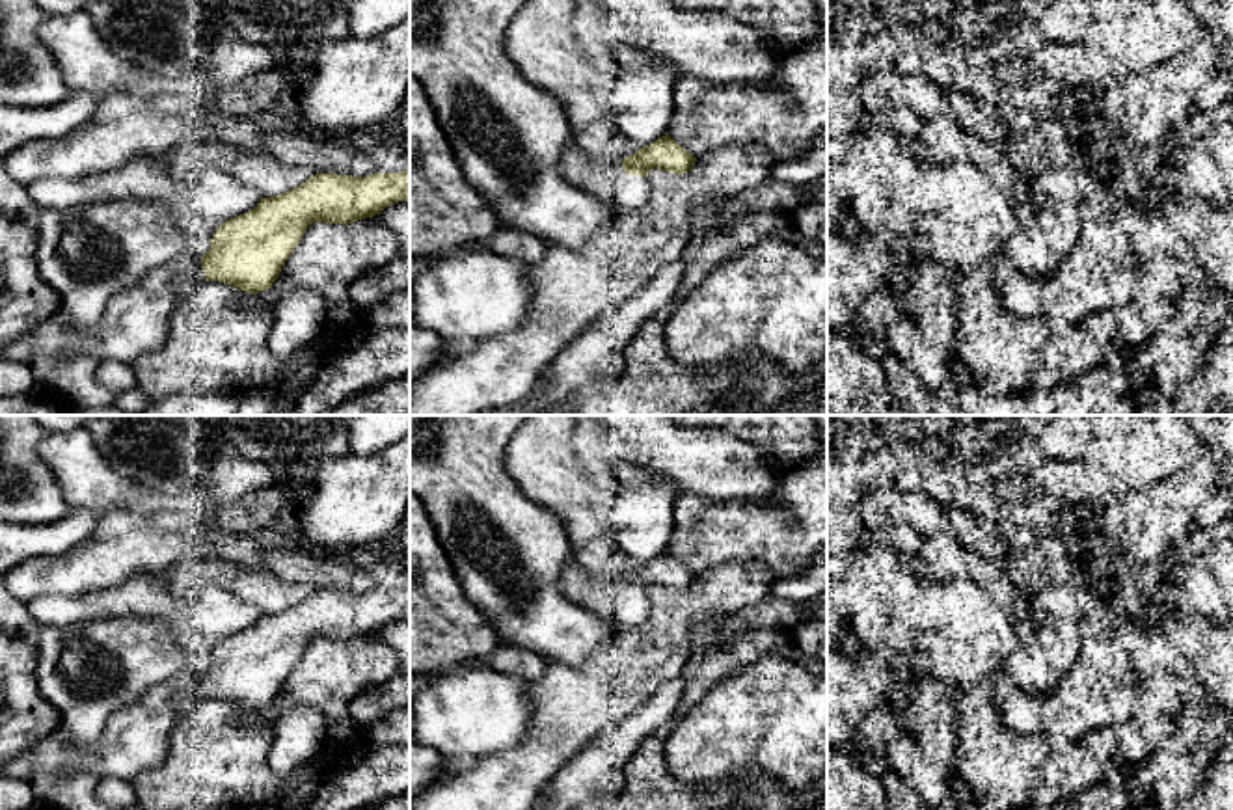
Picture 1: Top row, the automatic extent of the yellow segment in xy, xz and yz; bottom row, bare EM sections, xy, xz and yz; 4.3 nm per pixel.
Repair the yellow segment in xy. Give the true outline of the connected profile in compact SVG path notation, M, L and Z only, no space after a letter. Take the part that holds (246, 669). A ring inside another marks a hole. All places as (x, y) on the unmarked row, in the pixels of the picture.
M410 587L367 594L315 590L300 603L263 614L250 629L224 639L203 674L186 668L149 687L136 704L108 719L91 750L80 750L52 734L4 773L24 780L35 773L132 780L168 760L171 732L192 702L220 698L259 711L279 695L313 639L348 642L399 618L410 618Z

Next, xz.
M665 551L622 577L598 577L572 560L562 570L561 588L572 601L605 616L615 631L626 631L648 618L650 587L684 592L695 579L697 574Z

